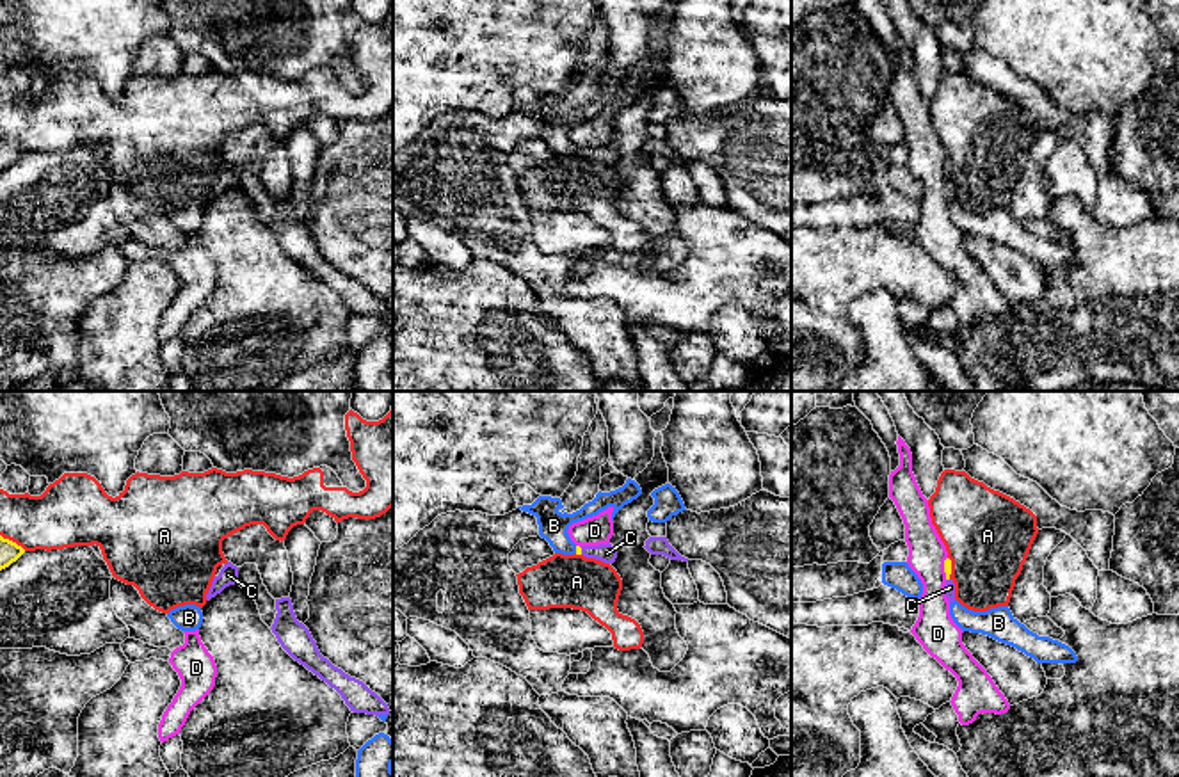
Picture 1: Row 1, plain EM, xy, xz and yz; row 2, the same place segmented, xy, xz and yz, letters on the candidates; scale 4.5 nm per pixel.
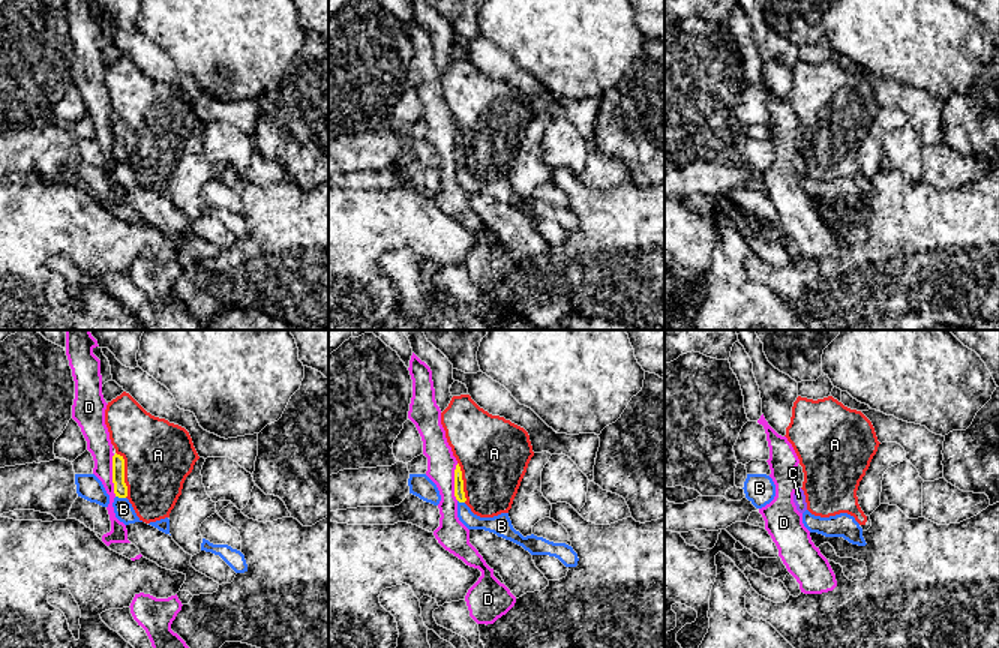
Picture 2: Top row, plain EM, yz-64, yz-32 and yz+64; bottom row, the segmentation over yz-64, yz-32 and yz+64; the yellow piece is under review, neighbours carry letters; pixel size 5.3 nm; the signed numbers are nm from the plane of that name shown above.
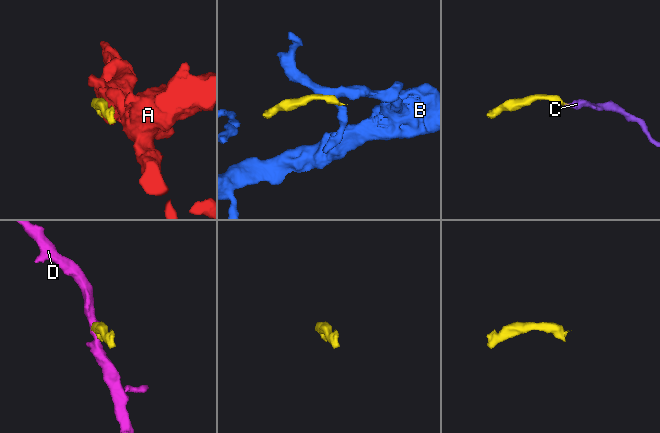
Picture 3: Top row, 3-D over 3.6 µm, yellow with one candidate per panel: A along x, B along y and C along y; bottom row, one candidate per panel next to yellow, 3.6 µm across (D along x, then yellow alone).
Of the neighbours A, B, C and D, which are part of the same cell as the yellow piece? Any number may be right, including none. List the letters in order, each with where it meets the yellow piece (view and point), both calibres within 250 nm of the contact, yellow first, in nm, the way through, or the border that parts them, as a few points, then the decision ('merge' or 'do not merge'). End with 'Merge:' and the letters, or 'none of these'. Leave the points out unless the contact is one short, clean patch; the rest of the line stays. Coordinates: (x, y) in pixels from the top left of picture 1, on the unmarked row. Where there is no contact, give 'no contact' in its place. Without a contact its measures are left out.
A: contact xy (11, 143); calibres 100 and 280 nm; border xy (0, 136), (25, 152); do not merge
B: contact xz (577, 152); calibres 30 and 140 nm; do not merge
C: contact xz (580, 153); calibres 30 and 90 nm; way xz (578, 152), (580, 153), (607, 155); merge
D: contact yz (945, 169); calibres 30 and 170 nm; border yz (946, 159), (945, 180); do not merge
Merge: C

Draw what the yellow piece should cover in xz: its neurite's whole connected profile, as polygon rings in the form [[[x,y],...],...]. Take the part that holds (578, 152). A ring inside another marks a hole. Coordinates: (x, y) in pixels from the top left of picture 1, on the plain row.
[[[599,146],[599,148],[576,148],[576,156],[583,156],[587,160],[596,160],[605,165],[614,165],[617,160],[615,149],[608,146]]]

